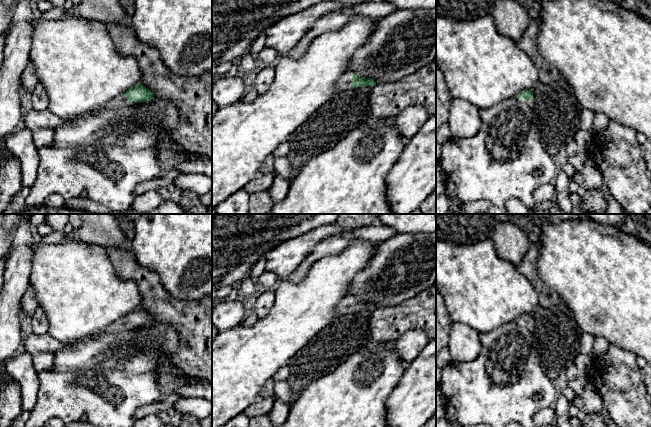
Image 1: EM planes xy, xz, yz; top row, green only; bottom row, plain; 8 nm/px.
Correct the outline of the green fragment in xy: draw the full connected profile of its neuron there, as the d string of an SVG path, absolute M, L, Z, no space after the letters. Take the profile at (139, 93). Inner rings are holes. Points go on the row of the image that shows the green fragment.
M138 84L130 88L129 90L127 90L124 94L121 94L115 97L105 106L98 107L92 112L89 112L87 114L96 114L104 110L112 110L112 109L121 108L121 107L129 105L131 102L142 103L145 101L150 101L153 98L154 98L154 94L150 89L144 87L142 84Z

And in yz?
M525 90L518 94L518 99L524 100L532 109L535 106L535 102L533 100L533 92L532 90Z

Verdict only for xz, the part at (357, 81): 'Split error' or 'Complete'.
Split error

